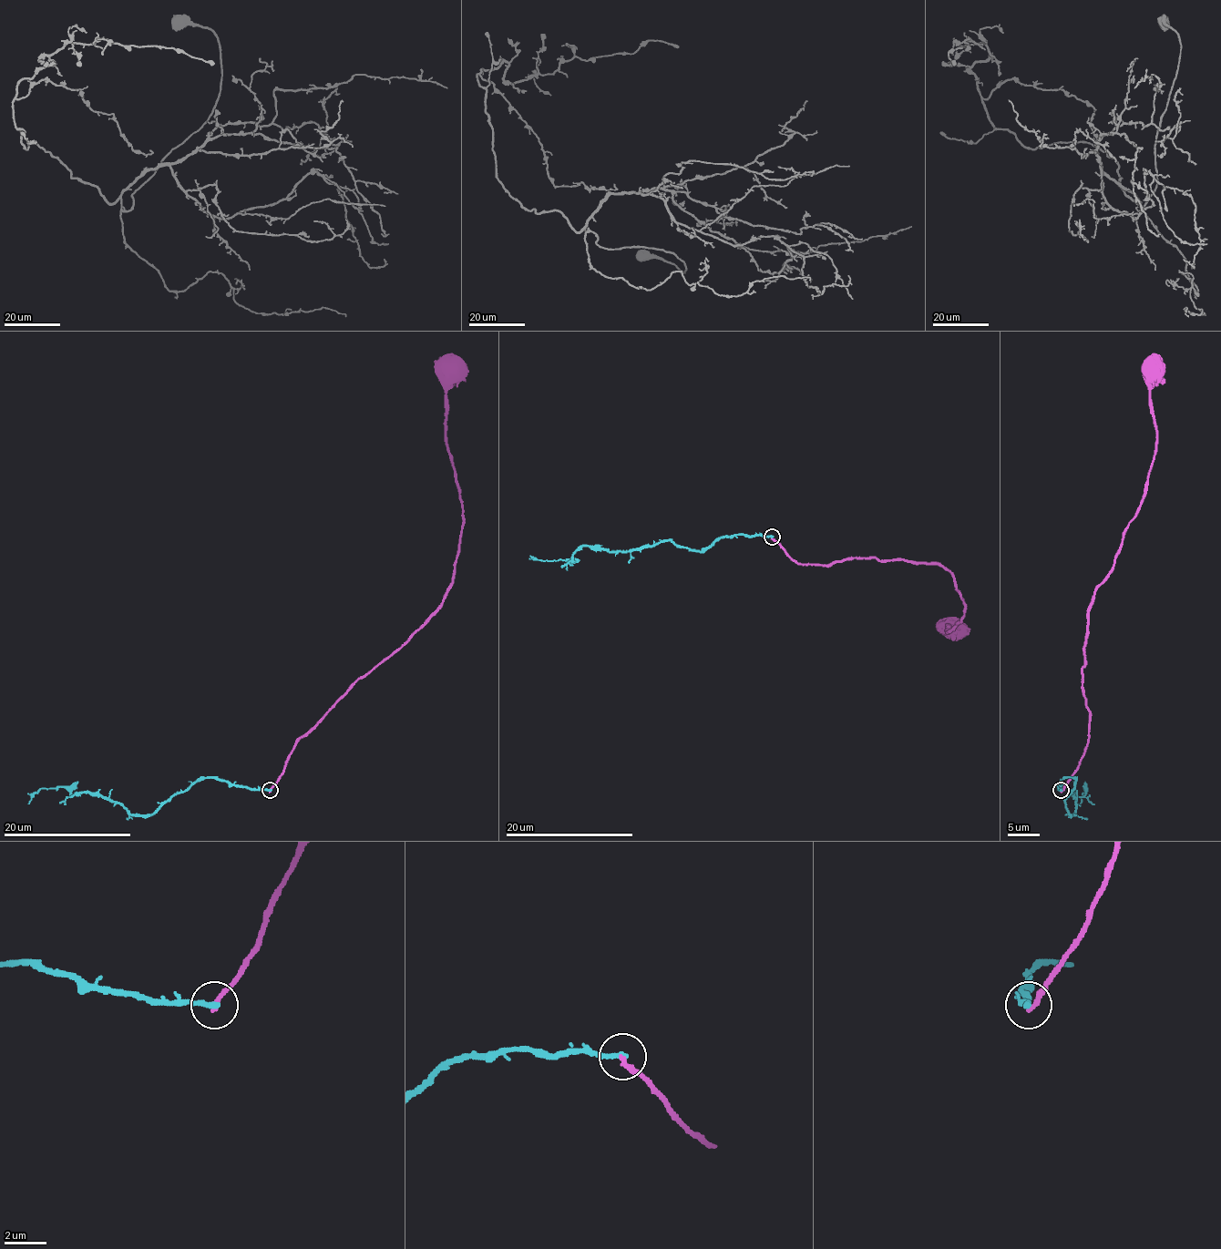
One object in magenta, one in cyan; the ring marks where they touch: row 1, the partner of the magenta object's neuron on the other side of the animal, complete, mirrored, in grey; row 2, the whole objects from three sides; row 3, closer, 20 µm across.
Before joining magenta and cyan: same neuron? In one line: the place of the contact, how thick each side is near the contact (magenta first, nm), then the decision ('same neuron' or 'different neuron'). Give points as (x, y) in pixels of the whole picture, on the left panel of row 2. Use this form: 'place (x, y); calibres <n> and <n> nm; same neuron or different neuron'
place (270, 790); calibres 240 and 280 nm; different neuron

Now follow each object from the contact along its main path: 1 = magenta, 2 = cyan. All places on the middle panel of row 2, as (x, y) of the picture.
1: (771, 537), (800, 564), (860, 557), (937, 562), (951, 573), (962, 598), (964, 615), (948, 632), (956, 625)
2: (771, 537), (728, 535), (690, 549), (669, 540), (622, 551), (581, 547), (571, 560), (541, 560), (530, 556)

